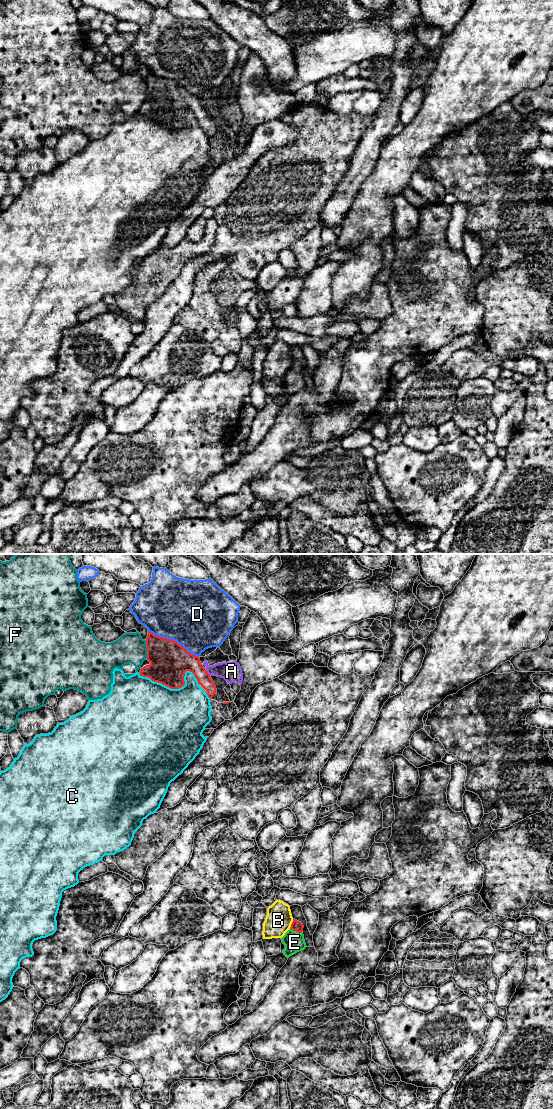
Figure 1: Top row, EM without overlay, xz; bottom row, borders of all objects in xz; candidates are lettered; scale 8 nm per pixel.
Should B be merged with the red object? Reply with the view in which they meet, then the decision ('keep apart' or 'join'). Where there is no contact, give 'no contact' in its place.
meets red in xz; keep apart

